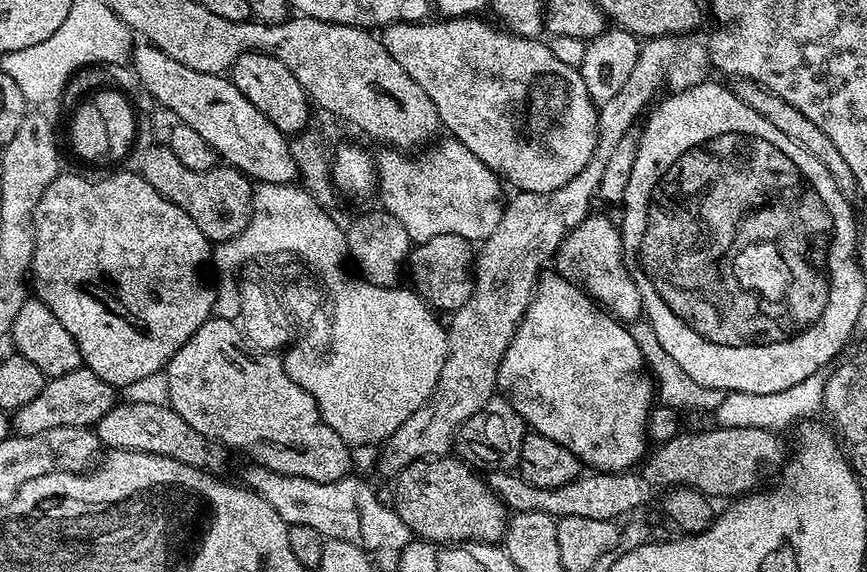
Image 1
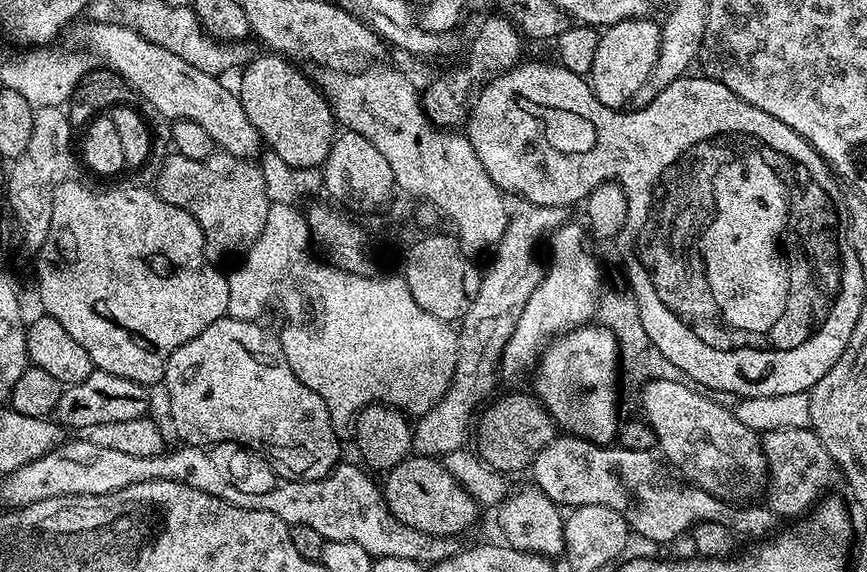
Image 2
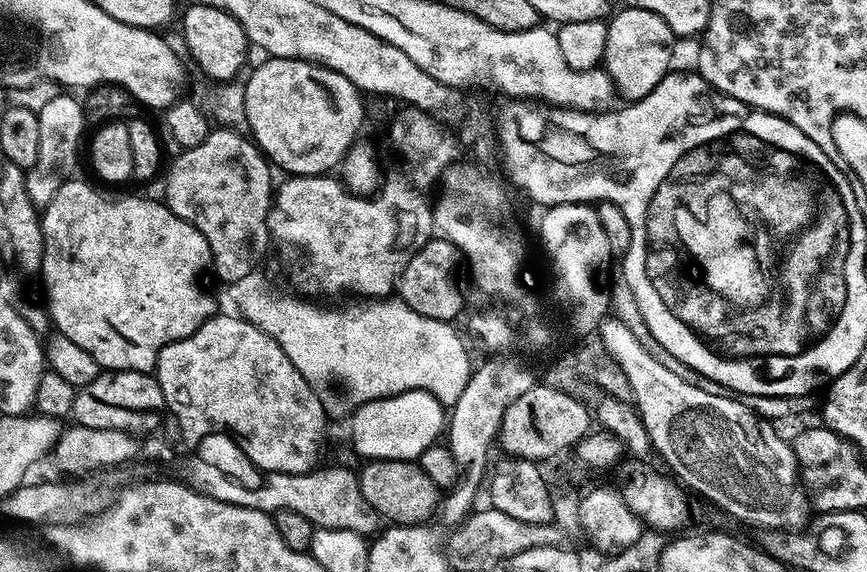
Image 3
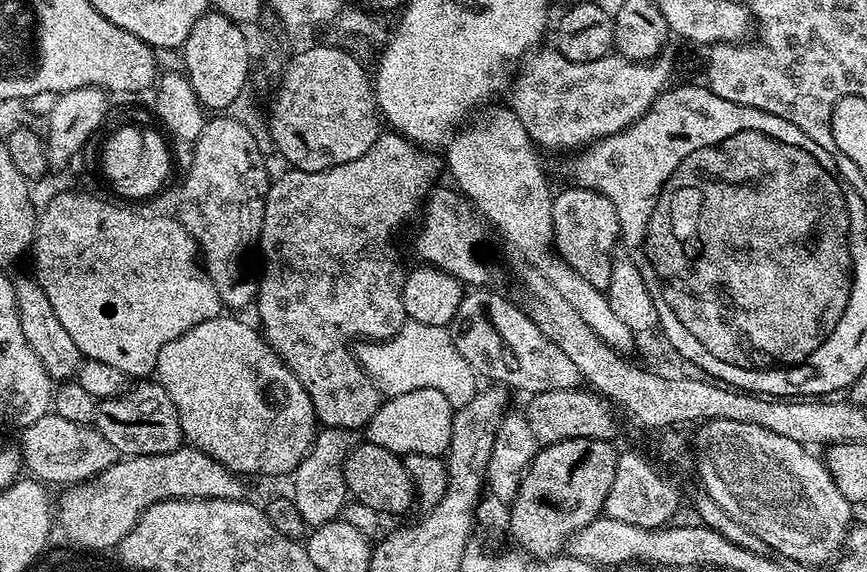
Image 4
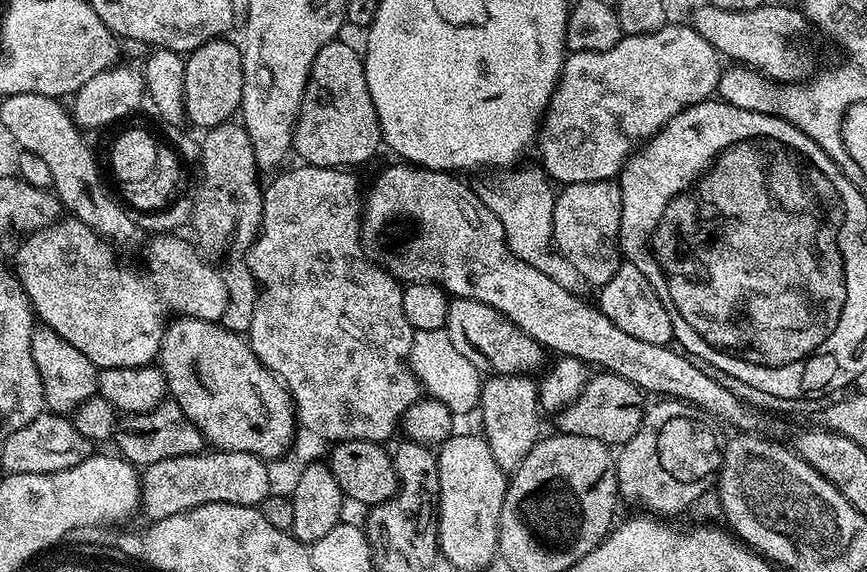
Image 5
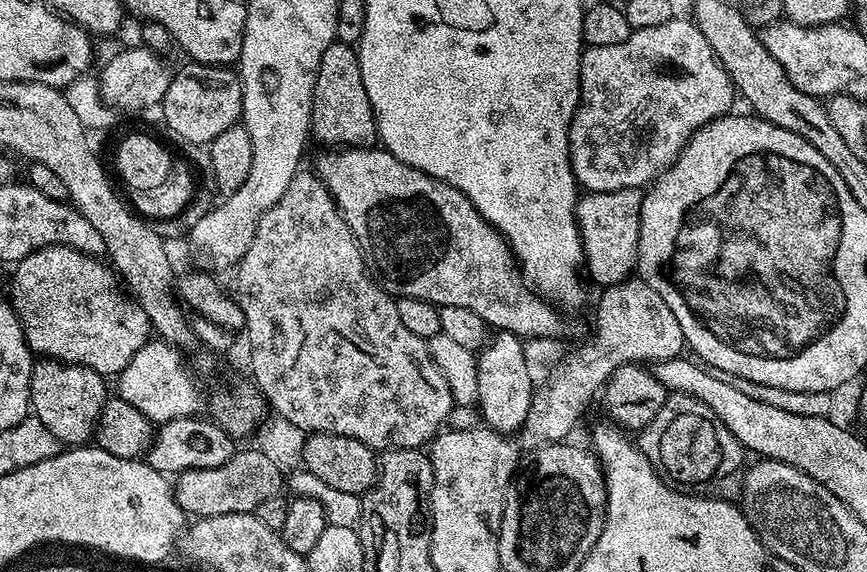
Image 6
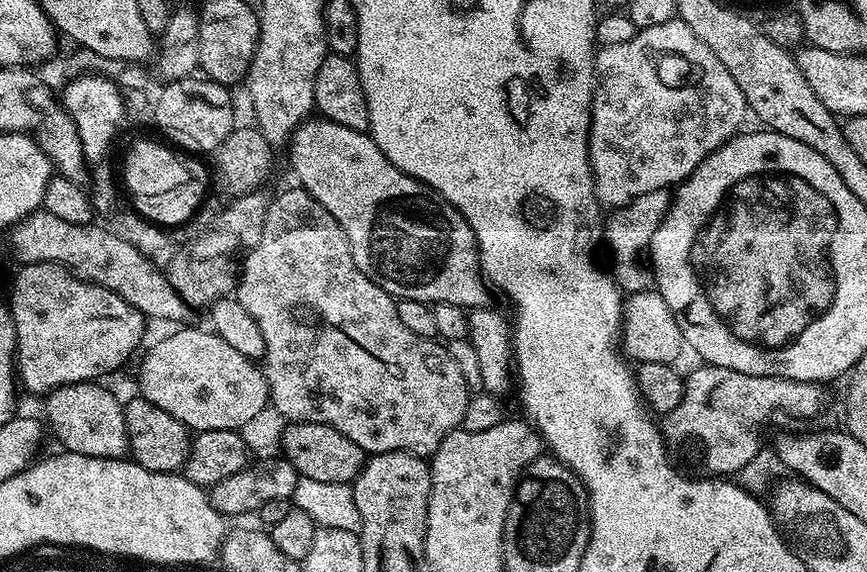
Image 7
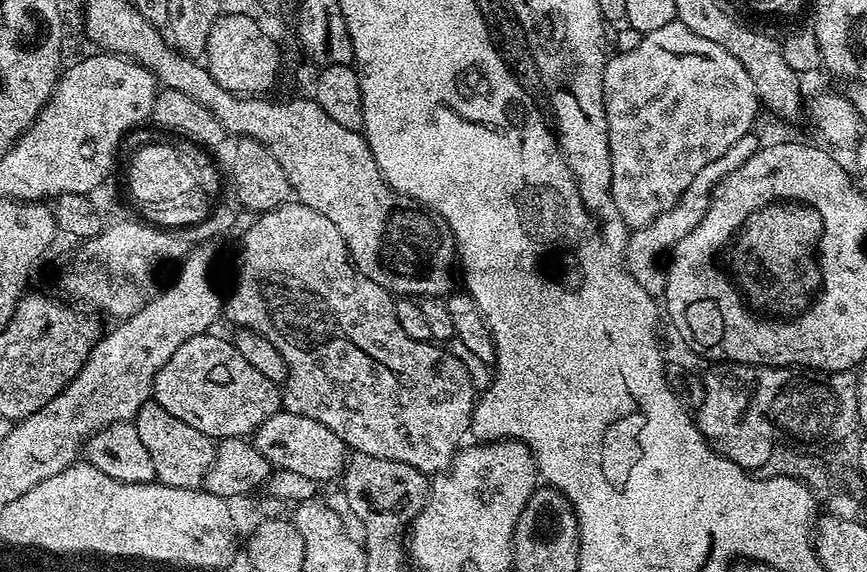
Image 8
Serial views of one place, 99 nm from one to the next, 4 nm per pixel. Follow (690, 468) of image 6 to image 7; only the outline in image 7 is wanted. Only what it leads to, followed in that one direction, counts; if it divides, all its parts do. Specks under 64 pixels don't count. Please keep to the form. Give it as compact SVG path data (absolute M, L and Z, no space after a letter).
M704 364L686 376L681 404L670 410L662 420L662 431L669 449L685 448L712 478L735 477L746 462L762 447L760 424L775 412L808 420L824 408L824 384L798 382L777 376L742 374L722 366Z

